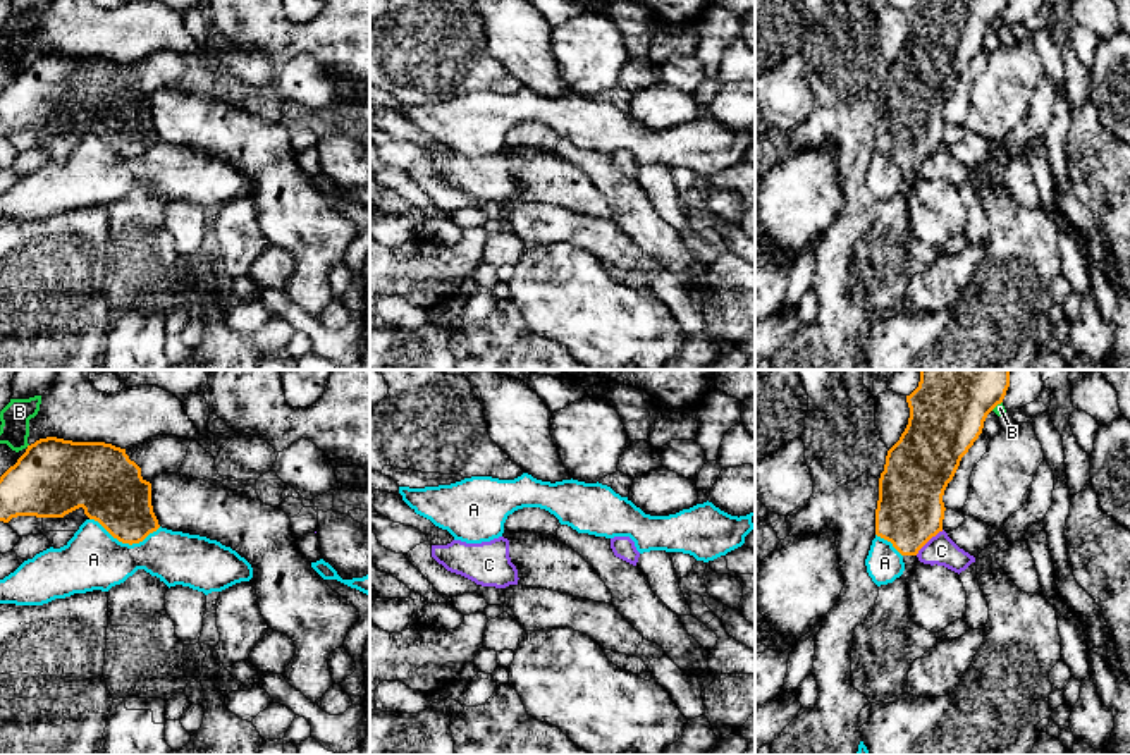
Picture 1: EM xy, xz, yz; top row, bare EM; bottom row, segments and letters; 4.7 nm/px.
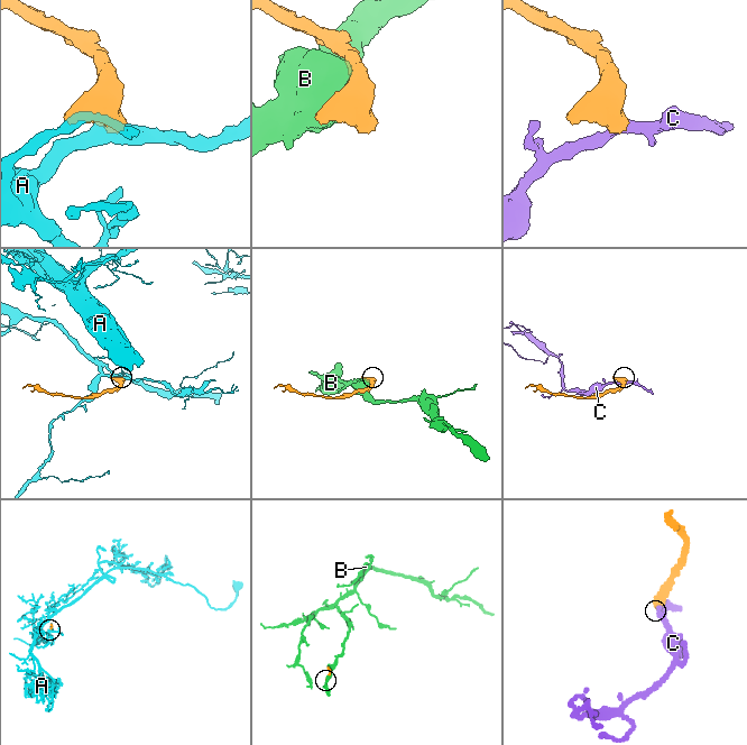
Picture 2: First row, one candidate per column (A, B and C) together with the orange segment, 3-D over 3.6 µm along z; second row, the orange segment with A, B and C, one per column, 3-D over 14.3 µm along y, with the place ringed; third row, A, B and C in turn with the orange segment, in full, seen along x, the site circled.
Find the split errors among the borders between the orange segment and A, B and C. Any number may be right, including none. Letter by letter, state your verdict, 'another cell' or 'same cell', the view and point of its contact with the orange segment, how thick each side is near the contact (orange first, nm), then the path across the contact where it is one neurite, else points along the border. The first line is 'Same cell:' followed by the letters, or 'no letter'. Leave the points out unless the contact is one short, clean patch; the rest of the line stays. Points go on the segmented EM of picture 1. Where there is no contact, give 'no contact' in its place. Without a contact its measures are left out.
Same cell: no letter
A: another cell; meets orange in xy at (126, 542); 300 nm thick on the orange side, 280 nm on the other
B: another cell; meets orange in yz at (996, 405); 420 nm thick on the orange side, 50 nm on the other
C: another cell; meets orange in yz at (929, 539); 320 nm thick on the orange side, 140 nm on the other; border along yz (943, 530), (915, 554)

